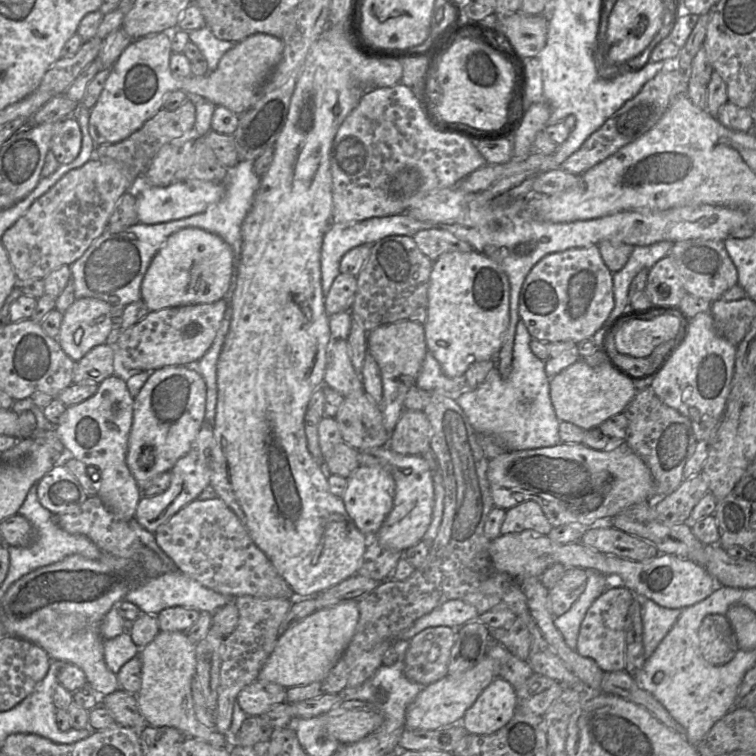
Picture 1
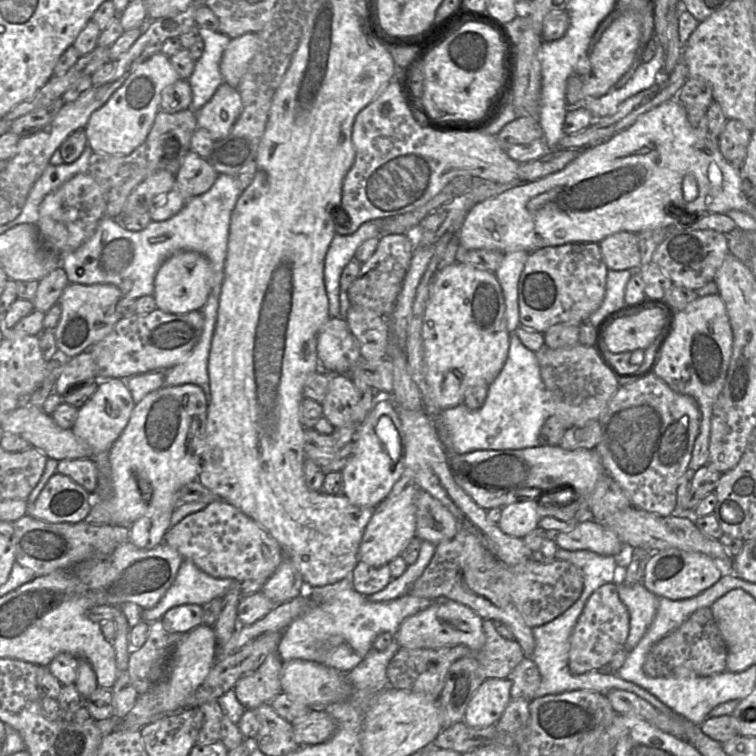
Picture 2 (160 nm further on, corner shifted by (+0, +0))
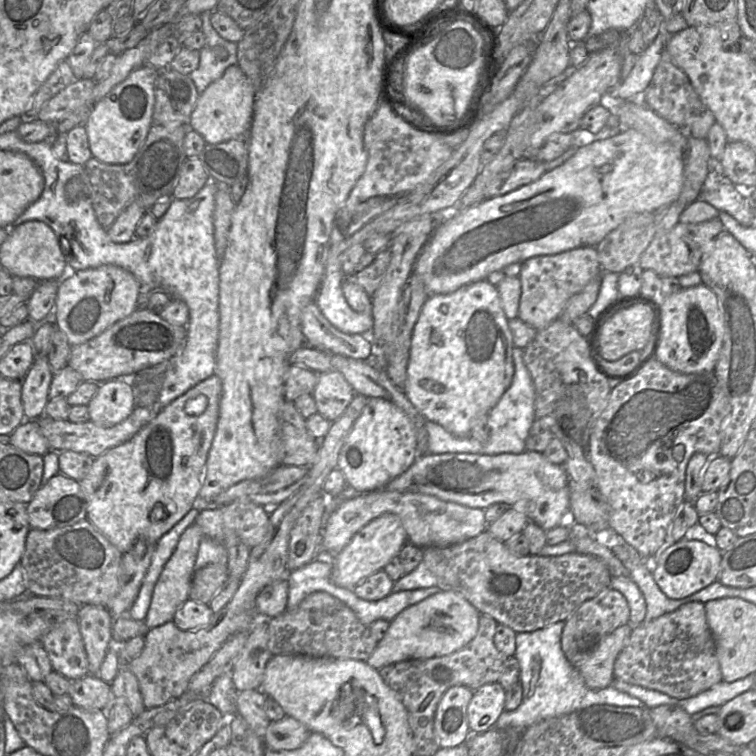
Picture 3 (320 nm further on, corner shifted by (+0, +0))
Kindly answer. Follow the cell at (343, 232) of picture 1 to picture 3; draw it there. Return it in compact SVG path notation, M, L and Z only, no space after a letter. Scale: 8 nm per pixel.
M341 264L326 266L316 296L320 311L333 326L344 333L370 335L374 326L372 313L359 313L349 306L343 293L343 282Z

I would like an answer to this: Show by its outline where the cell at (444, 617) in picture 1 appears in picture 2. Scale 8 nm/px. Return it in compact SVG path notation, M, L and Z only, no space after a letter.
M349 578L305 591L310 593L315 605L285 628L276 652L284 663L294 659L312 661L343 674L364 660L380 634L389 632L394 635L407 617L450 601L445 597L427 599L406 594L390 601L372 602L354 590Z

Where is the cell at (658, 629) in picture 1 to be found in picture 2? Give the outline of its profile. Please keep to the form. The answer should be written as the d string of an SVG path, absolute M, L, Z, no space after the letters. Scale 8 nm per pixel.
M641 583L634 585L617 584L619 598L629 612L629 633L625 643L631 651L652 624L659 606L659 597Z

